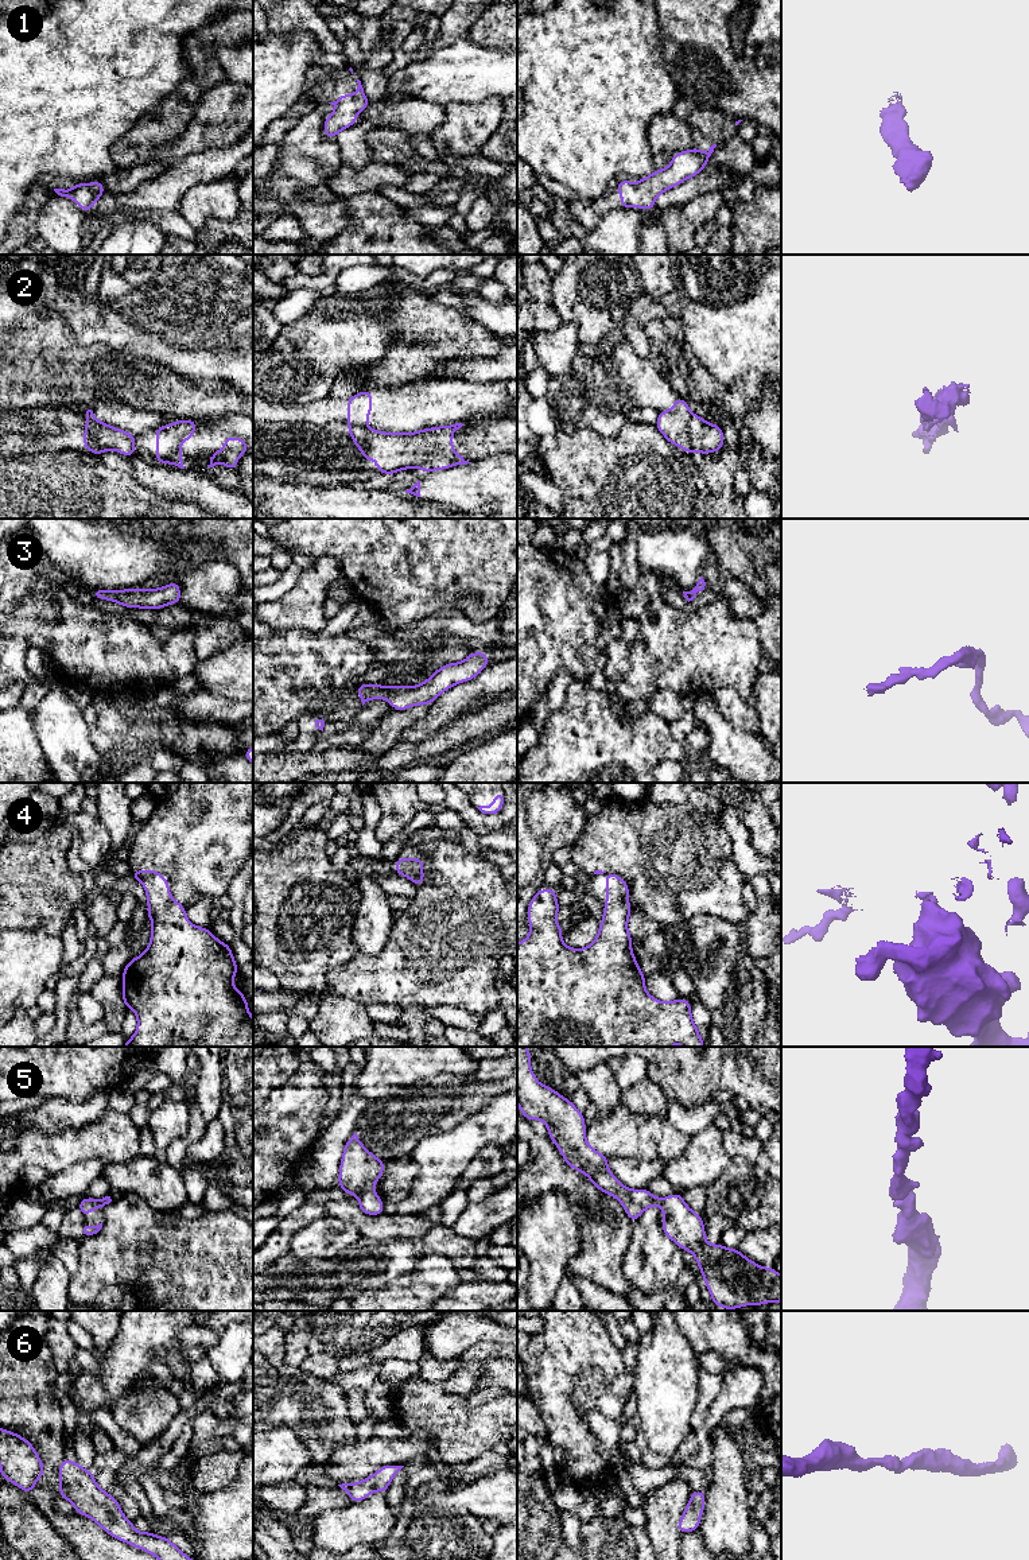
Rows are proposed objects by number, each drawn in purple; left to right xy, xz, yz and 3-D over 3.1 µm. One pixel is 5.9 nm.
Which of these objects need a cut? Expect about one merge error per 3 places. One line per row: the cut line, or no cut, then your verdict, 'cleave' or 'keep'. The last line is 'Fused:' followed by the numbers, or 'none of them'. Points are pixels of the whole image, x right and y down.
1: no cut; keep
2: cut in yz along (690, 415), (687, 435), (692, 451); cleave
3: no cut; keep
4: cut in xy along (158, 872), (140, 880); cleave
5: no cut; keep
6: no cut; keep
Fused: 2, 4

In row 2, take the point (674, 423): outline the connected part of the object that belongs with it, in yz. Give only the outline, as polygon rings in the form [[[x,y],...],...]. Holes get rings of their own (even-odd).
[[[676,397],[673,407],[668,411],[660,411],[655,426],[664,435],[664,438],[683,449],[686,453],[692,454],[692,447],[688,443],[688,420],[691,418],[691,411],[688,403]]]

